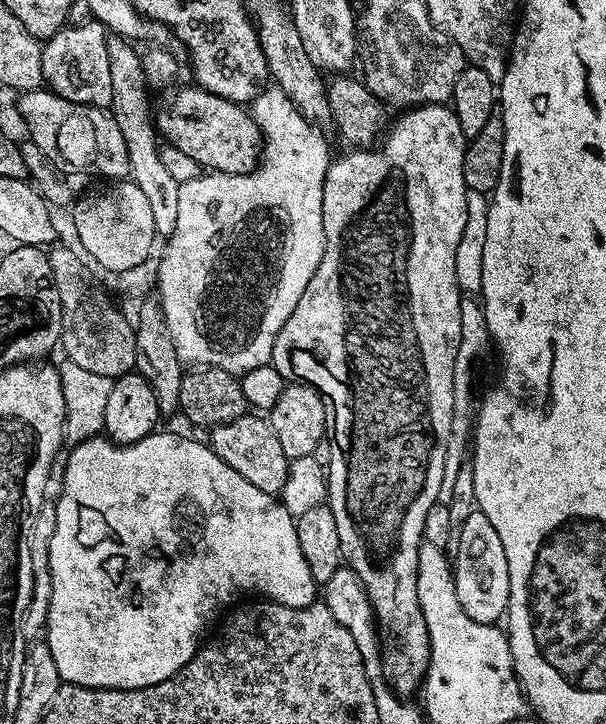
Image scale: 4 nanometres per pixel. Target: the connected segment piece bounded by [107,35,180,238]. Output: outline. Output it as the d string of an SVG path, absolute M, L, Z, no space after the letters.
M111 35L107 44L107 58L110 60L110 113L120 131L124 135L126 148L131 164L131 179L139 186L142 194L149 199L150 210L153 211L157 235L162 238L172 236L178 222L178 190L180 184L174 181L170 170L162 162L160 135L156 125L154 112L150 104L150 93L144 70L141 66L141 55L128 40Z

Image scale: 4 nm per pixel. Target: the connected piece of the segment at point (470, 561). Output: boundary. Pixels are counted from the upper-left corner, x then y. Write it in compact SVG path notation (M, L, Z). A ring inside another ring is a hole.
M478 510L473 511L466 522L462 523L462 538L459 543L458 556L454 560L456 593L458 602L462 602L462 610L474 622L496 624L508 611L508 595L510 594L510 574L506 566L506 550L502 550L502 542L494 526L490 526L490 518Z

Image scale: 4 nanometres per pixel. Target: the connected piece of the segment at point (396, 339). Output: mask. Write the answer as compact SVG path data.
M422 104L419 108L409 108L399 113L400 117L396 120L396 125L391 125L386 139L383 141L384 148L373 146L363 150L348 150L345 156L340 156L331 161L328 165L328 174L324 179L324 194L322 198L322 216L324 218L324 253L322 262L318 262L318 270L314 270L314 278L310 278L310 286L306 286L306 294L298 302L294 314L286 318L282 330L278 330L278 338L272 347L272 367L282 374L285 382L296 381L301 384L309 384L315 388L321 396L324 397L330 409L330 441L331 441L331 459L326 467L326 483L328 485L328 495L326 503L334 514L334 522L338 522L338 542L340 543L340 554L343 563L354 570L354 574L362 582L362 586L368 595L368 601L372 604L372 615L378 625L382 636L382 663L384 666L384 679L388 681L393 692L397 697L411 697L411 692L421 687L422 681L428 670L428 631L426 630L426 618L422 616L422 606L418 606L418 554L420 545L424 543L424 523L426 522L426 510L430 506L437 504L439 498L439 487L442 484L443 466L446 463L447 443L450 442L451 414L454 410L454 362L458 355L459 339L461 331L461 315L459 314L462 293L456 275L454 274L454 254L458 254L458 242L462 238L462 230L466 230L466 198L468 197L468 187L464 181L464 149L466 147L466 138L462 134L462 126L458 126L458 118L451 107L442 104Z

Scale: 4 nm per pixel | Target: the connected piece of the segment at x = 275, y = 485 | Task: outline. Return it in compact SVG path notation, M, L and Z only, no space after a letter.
M245 414L234 422L211 429L210 447L218 458L225 460L227 466L236 470L238 474L242 474L246 482L258 486L258 490L266 494L276 496L282 490L282 486L286 486L290 461L286 458L286 453L282 451L278 434L274 434L271 423L260 416L263 415Z

